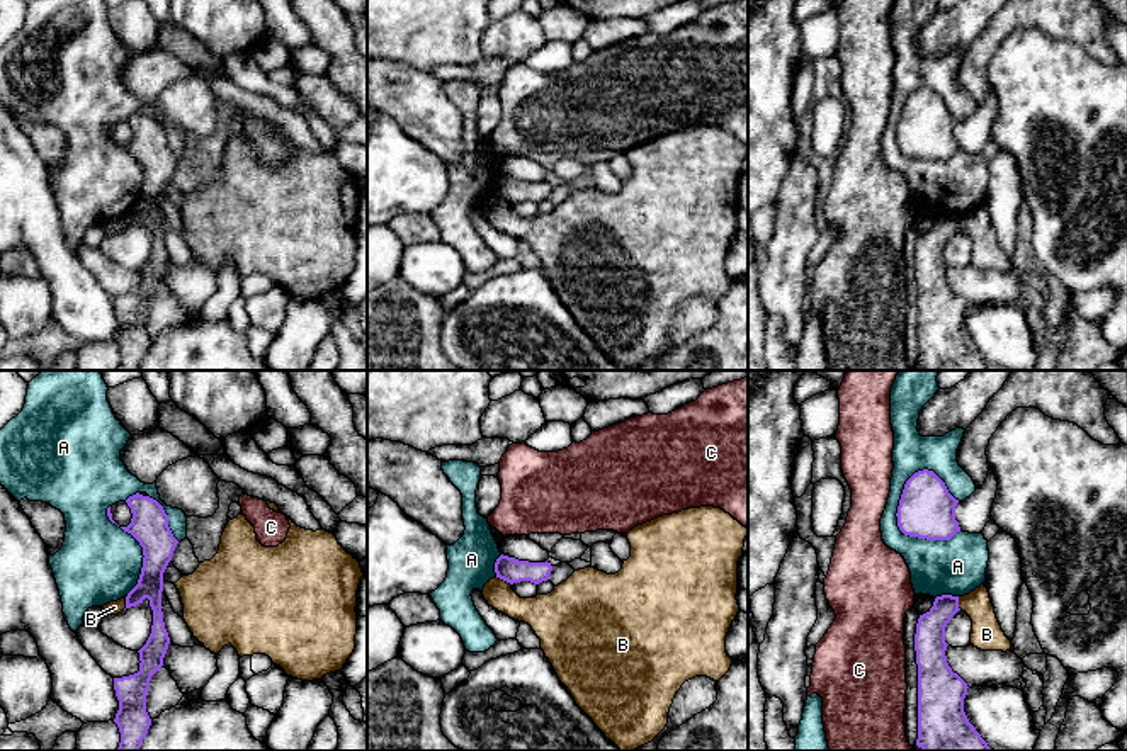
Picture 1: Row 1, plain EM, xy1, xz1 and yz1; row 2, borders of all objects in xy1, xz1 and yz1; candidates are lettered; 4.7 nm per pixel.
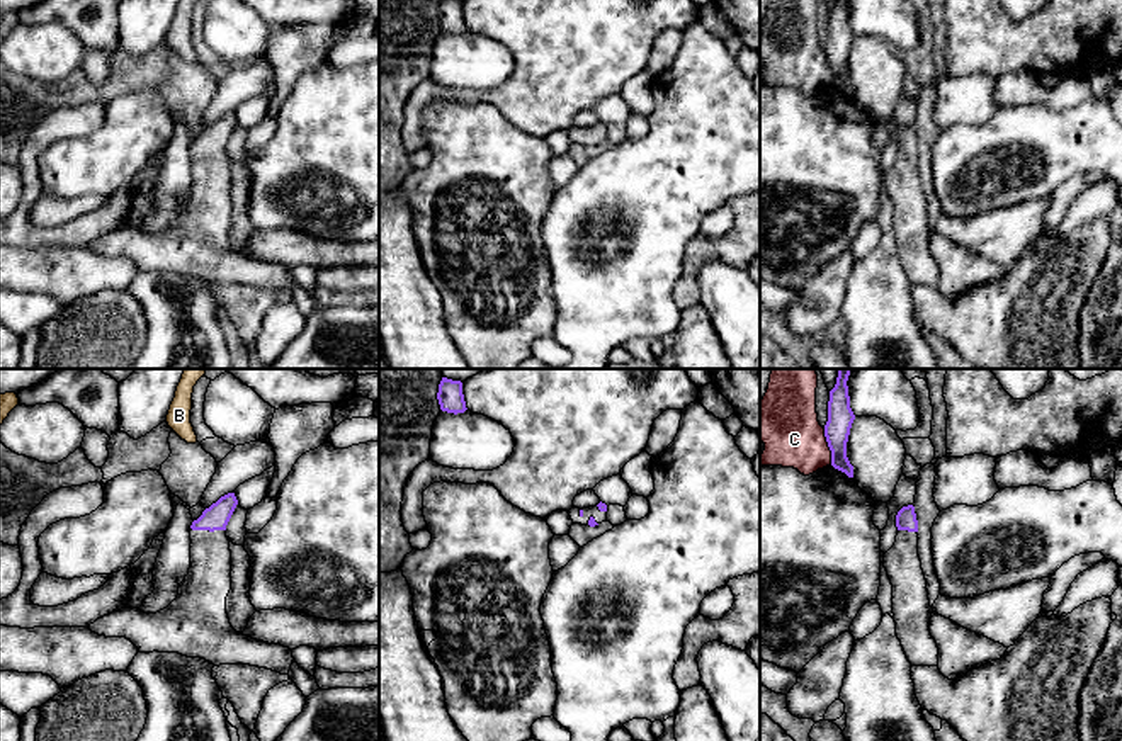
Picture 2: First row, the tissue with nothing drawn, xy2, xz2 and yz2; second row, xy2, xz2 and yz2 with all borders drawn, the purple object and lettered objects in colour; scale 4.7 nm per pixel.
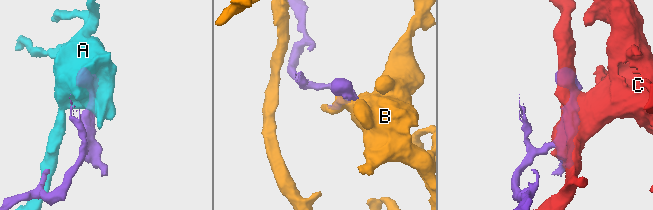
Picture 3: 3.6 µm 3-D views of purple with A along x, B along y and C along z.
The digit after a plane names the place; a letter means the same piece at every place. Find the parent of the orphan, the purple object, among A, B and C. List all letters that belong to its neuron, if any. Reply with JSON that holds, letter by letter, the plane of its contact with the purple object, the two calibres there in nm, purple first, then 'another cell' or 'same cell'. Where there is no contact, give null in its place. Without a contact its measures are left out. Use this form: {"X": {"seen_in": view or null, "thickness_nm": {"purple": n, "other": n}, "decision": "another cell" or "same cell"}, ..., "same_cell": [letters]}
{"A": {"seen_in": "yz1", "thickness_nm": {"purple": 280, "other": 260}, "decision": "another cell"}, "B": {"seen_in": "xz1", "thickness_nm": {"purple": 120, "other": 180}, "decision": "another cell"}, "C": {"seen_in": "yz2", "thickness_nm": {"purple": 130, "other": 300}, "decision": "another cell"}, "same_cell": []}

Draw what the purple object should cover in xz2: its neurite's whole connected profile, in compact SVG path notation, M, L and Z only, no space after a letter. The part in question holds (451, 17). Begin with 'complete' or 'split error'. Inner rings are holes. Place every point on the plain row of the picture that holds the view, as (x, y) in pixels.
complete; M440 0L437 19L442 31L457 34L468 29L461 0Z

